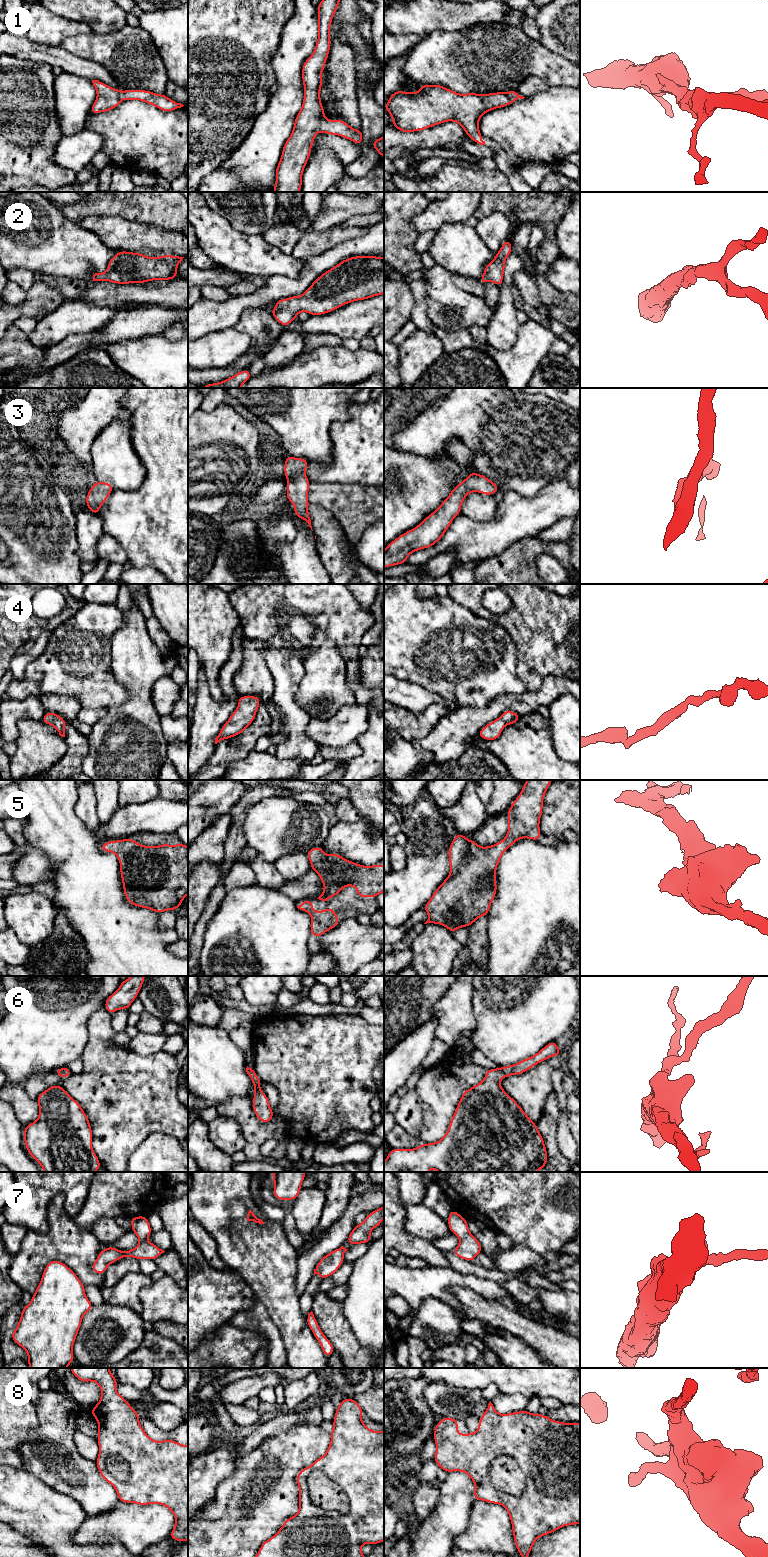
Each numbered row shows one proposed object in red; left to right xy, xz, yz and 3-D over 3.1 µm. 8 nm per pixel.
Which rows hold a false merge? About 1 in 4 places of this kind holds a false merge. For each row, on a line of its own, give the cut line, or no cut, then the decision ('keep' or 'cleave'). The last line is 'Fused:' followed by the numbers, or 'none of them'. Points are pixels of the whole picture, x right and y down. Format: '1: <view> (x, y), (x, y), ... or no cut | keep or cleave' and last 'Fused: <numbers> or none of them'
1: no cut | keep
2: no cut | keep
3: no cut | keep
4: no cut | keep
5: no cut | keep
6: no cut | keep
7: no cut | keep
8: xz (311, 1471), (321, 1470), (339, 1486), (348, 1499), (348, 1512) | cleave
Fused: 8

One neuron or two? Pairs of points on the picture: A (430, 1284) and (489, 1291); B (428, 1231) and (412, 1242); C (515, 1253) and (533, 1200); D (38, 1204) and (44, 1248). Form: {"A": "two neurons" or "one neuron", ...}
{"A": "one neuron", "B": "two neurons", "C": "two neurons", "D": "two neurons"}

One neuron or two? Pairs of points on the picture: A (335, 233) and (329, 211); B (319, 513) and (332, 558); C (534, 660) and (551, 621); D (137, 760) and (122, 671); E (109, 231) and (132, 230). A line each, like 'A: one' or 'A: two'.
A: two
B: one
C: one
D: one
E: one

